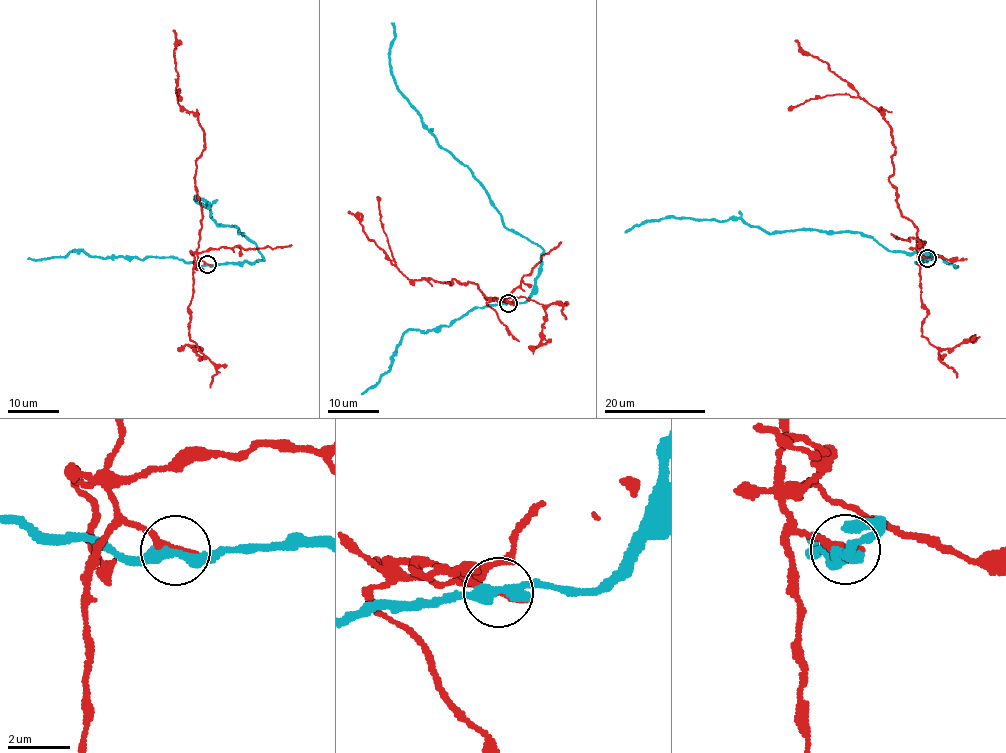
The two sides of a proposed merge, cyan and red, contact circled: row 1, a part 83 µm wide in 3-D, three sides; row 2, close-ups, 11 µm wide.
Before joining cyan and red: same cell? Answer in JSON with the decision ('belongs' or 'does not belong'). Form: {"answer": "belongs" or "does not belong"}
{"answer": "does not belong"}

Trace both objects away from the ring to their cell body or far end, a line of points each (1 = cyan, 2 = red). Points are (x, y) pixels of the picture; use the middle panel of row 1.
1: (508, 303), (529, 296), (543, 250), (504, 226), (485, 187), (437, 143), (399, 89), (389, 56), (392, 23)
2: (508, 303), (486, 299), (477, 284), (454, 279), (450, 285), (411, 280), (366, 237), (364, 226), (349, 210)

